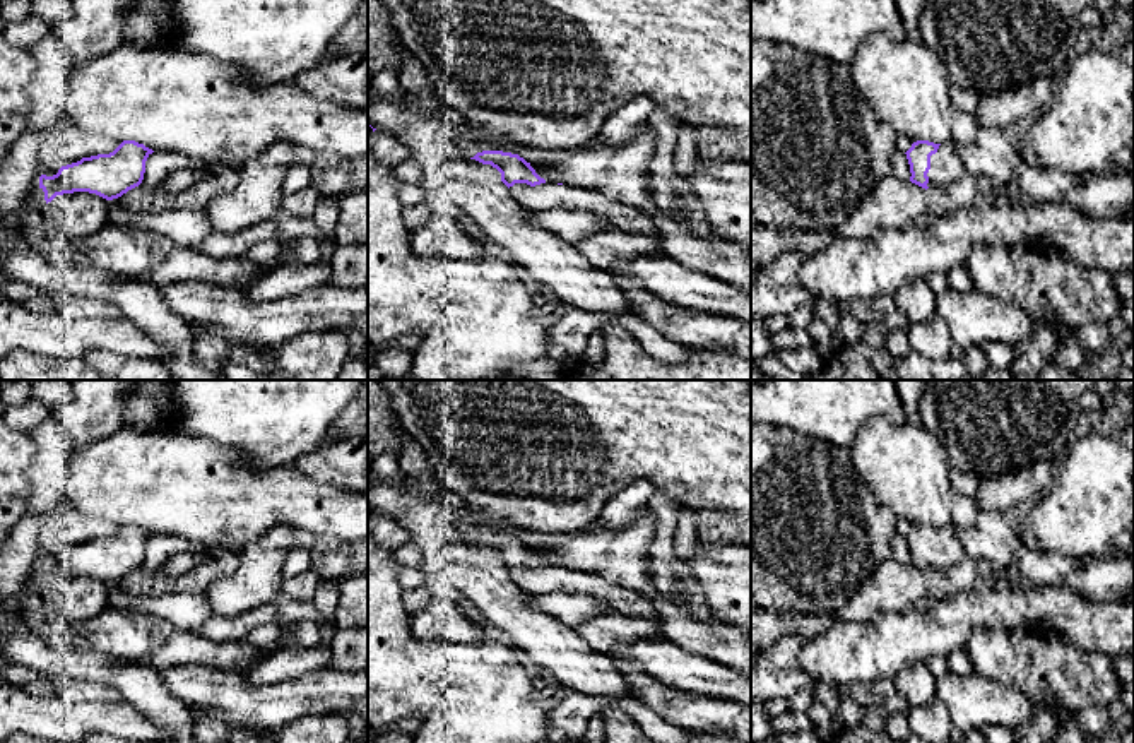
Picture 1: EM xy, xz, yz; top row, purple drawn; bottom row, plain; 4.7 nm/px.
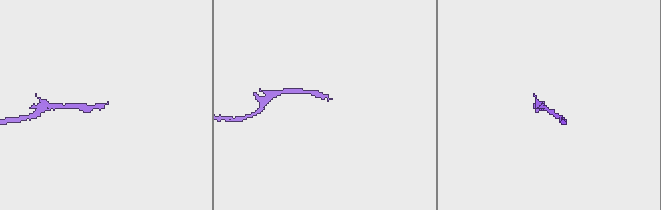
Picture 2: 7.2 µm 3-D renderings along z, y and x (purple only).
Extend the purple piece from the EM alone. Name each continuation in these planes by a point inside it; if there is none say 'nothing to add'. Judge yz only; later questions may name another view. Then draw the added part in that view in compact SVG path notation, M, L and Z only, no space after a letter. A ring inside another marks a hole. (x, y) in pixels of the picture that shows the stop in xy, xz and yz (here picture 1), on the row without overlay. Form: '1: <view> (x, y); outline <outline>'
1: yz (946, 550); outline M949 524L941 527L937 536L930 539L929 572L948 570L966 558L961 543L954 536L954 527Z

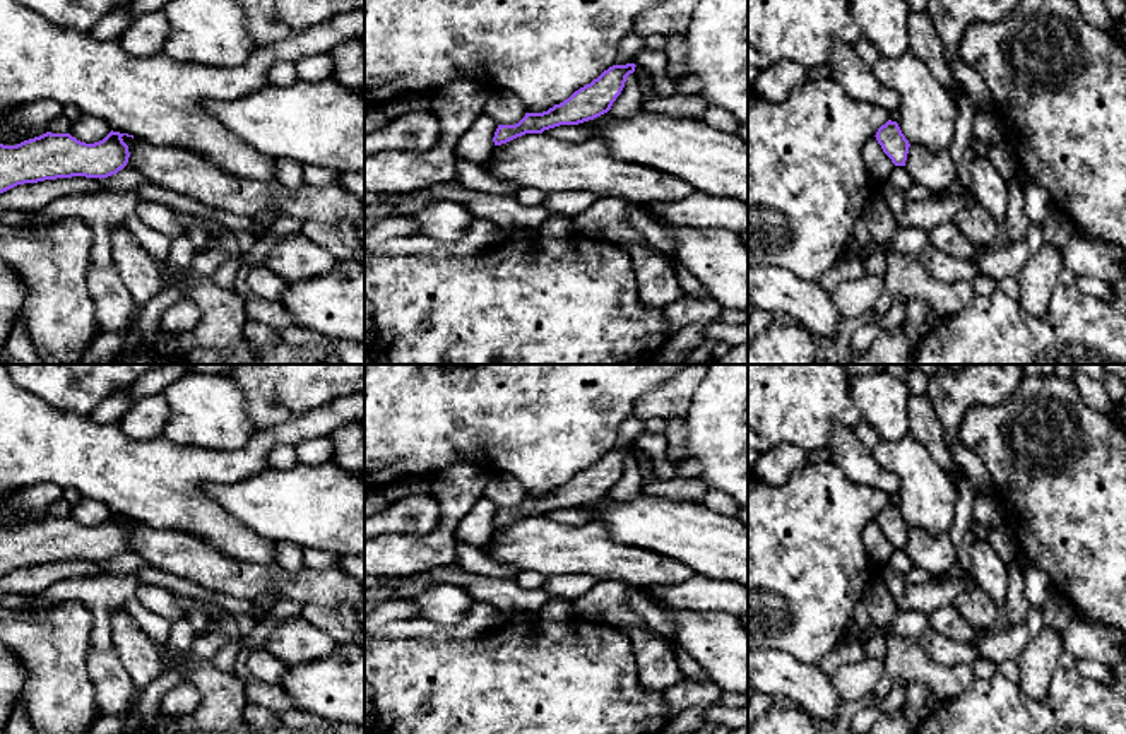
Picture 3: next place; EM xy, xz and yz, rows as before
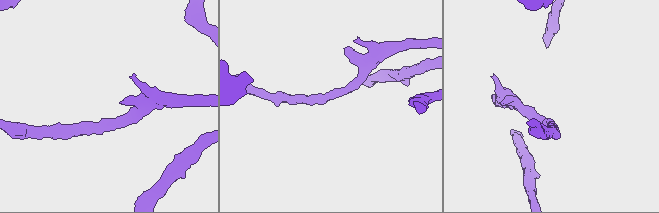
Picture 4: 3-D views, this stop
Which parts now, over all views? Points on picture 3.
nothing to add

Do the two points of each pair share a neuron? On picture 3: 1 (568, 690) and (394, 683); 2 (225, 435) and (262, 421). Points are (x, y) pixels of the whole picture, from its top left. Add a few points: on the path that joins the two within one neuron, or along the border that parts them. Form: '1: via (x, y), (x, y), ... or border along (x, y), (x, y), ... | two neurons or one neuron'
1: via (526, 690), (437, 690) | one neuron
2: border along (237, 387), (243, 397), (245, 416), (257, 432) | two neurons

